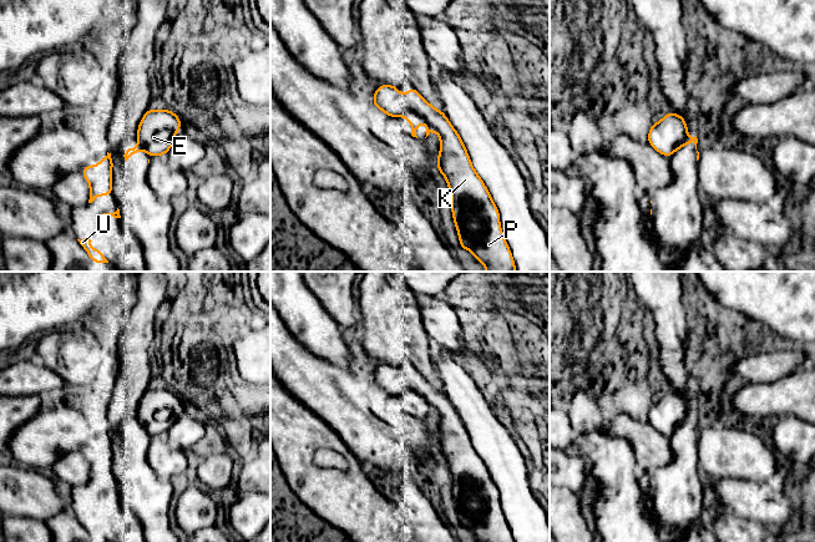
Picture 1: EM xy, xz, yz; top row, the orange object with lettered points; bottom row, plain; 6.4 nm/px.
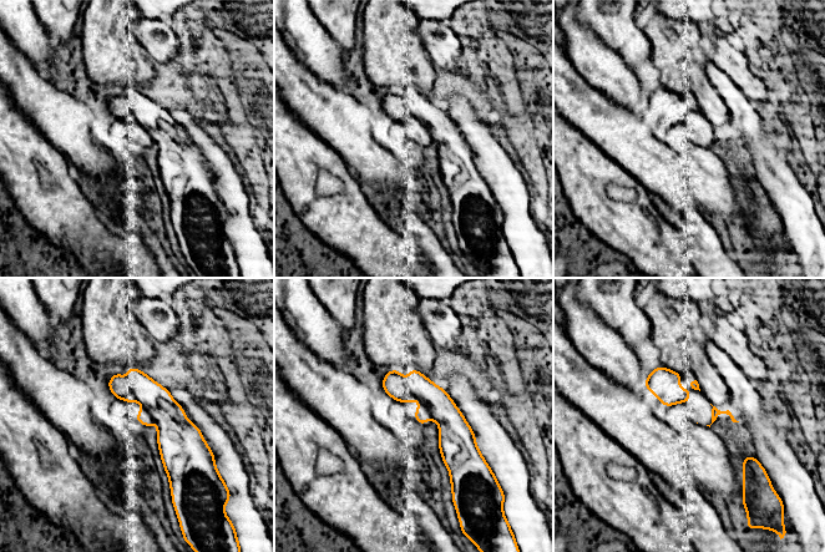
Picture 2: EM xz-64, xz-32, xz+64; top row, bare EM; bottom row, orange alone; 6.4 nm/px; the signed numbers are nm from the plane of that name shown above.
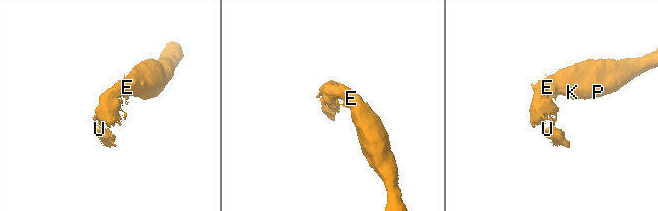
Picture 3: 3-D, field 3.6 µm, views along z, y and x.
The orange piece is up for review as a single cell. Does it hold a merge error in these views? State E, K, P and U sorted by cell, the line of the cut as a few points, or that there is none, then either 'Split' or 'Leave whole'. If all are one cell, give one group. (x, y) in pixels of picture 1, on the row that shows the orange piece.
Groups: E K P U. No split. Leave whole

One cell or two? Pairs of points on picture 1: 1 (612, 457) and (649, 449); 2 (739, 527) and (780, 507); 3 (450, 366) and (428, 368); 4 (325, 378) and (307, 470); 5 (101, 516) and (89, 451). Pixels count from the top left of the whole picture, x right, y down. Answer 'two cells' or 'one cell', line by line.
1: two cells
2: two cells
3: two cells
4: two cells
5: one cell

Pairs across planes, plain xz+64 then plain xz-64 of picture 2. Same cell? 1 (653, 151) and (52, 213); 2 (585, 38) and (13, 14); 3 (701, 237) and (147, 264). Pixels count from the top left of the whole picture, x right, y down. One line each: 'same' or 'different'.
1: different
2: same
3: different

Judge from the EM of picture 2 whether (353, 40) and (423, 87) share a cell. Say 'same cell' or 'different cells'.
different cells

